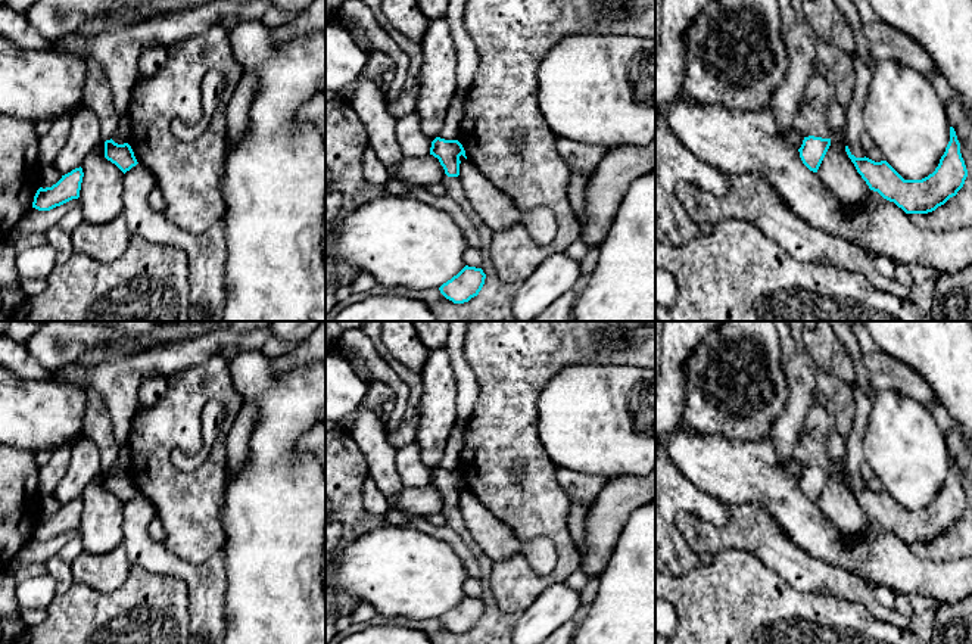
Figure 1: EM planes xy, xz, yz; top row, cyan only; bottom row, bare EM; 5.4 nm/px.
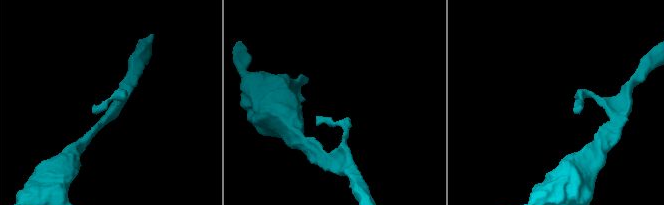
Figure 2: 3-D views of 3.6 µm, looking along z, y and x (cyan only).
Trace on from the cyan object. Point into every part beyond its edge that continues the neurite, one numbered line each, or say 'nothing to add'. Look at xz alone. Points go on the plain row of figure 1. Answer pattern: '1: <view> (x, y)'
nothing to add

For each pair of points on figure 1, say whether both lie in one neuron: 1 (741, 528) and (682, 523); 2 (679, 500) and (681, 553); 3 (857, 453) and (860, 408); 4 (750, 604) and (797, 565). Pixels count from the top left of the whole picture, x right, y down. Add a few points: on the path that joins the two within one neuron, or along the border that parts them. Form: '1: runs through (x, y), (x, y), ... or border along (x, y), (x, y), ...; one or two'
1: runs through (726, 534), (697, 532); one
2: runs through (670, 513), (670, 540); one
3: runs through (857, 442), (860, 419); one
4: border along (754, 556), (796, 588), (813, 591); two

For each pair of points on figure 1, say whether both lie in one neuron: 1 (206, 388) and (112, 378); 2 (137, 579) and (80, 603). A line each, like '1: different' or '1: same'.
1: different
2: same

